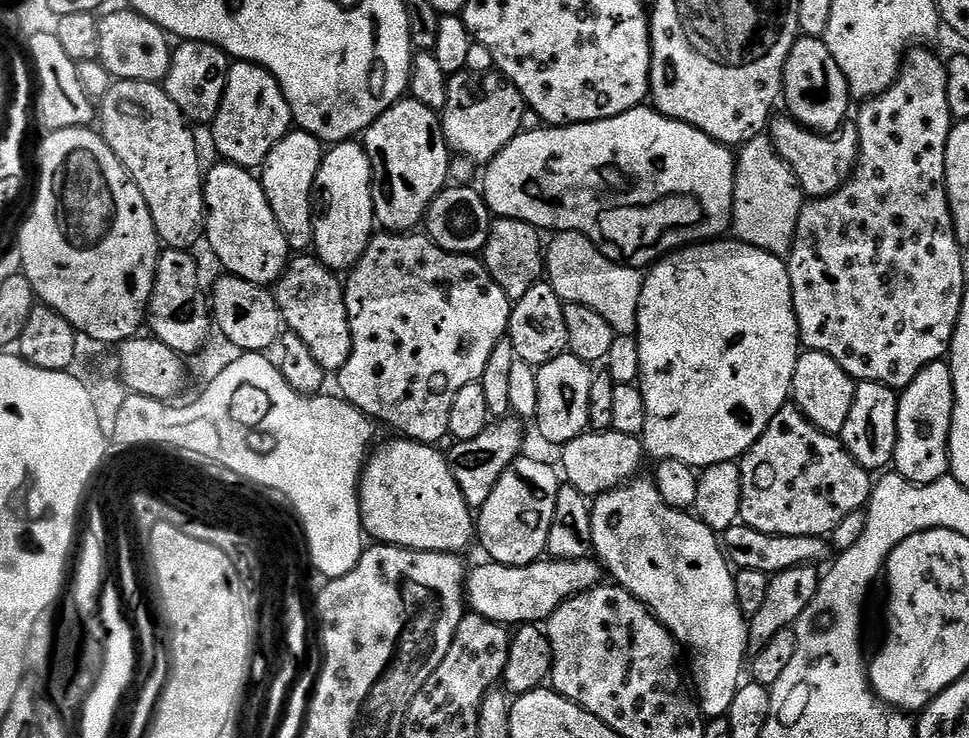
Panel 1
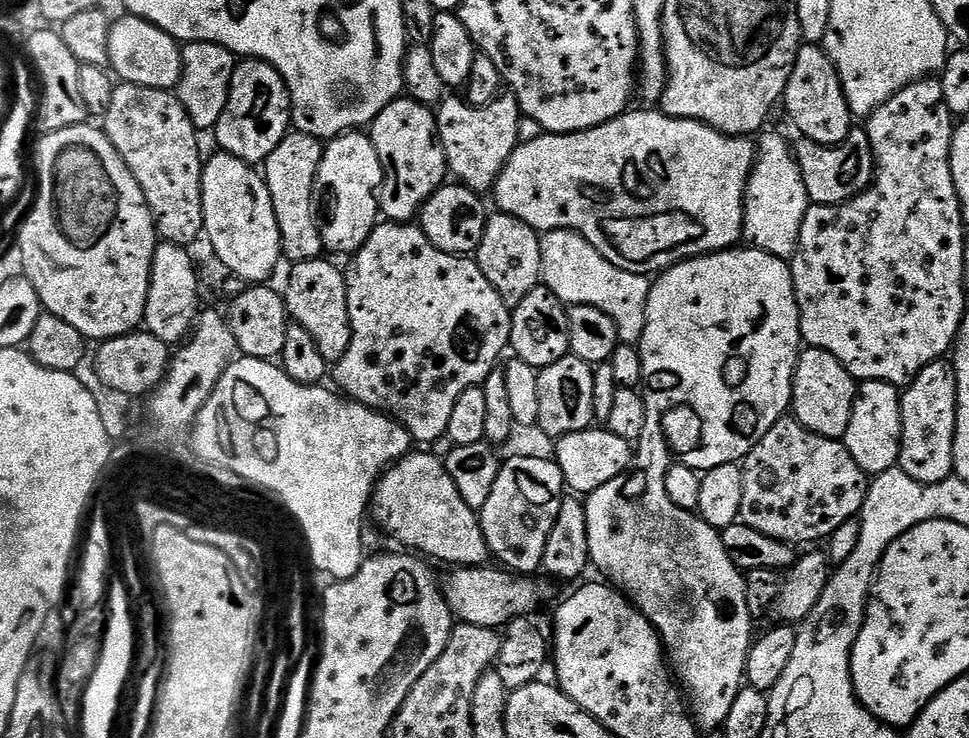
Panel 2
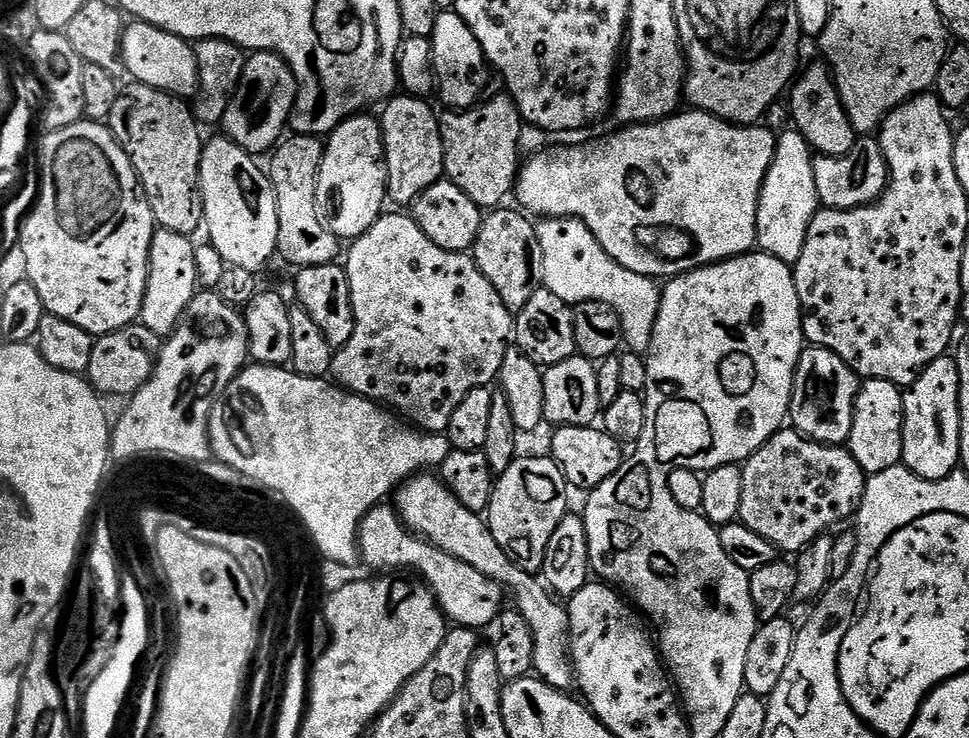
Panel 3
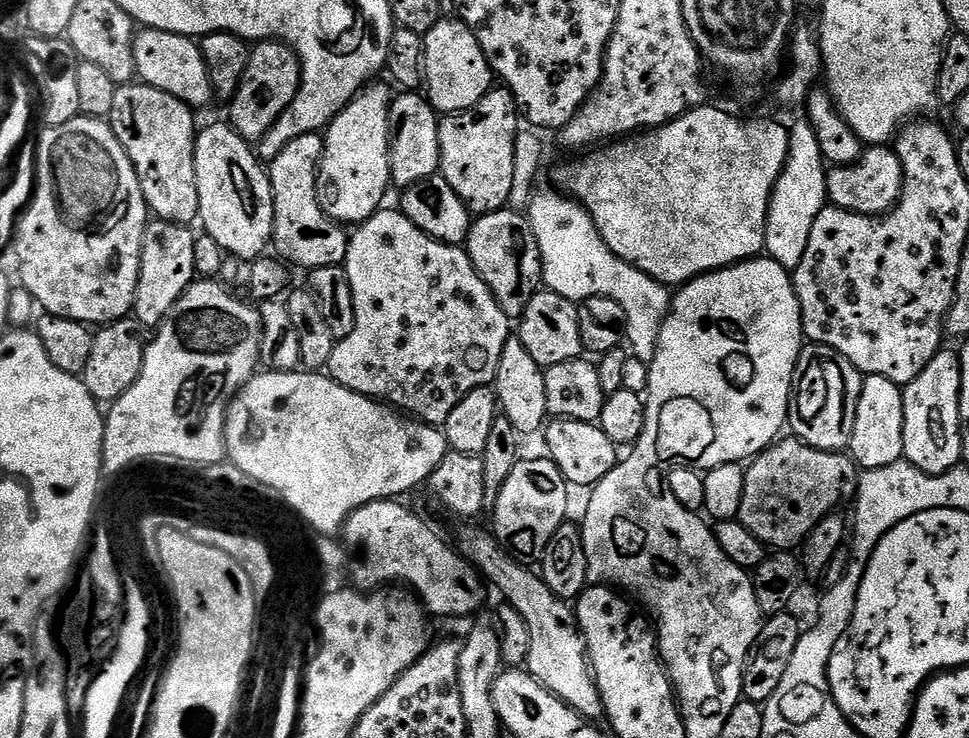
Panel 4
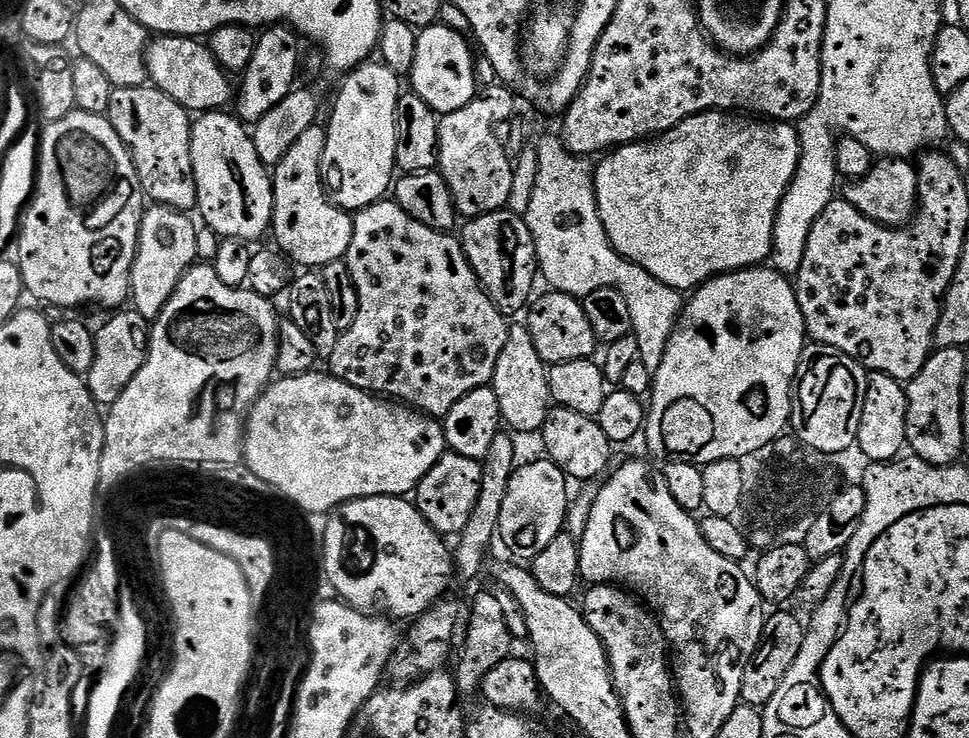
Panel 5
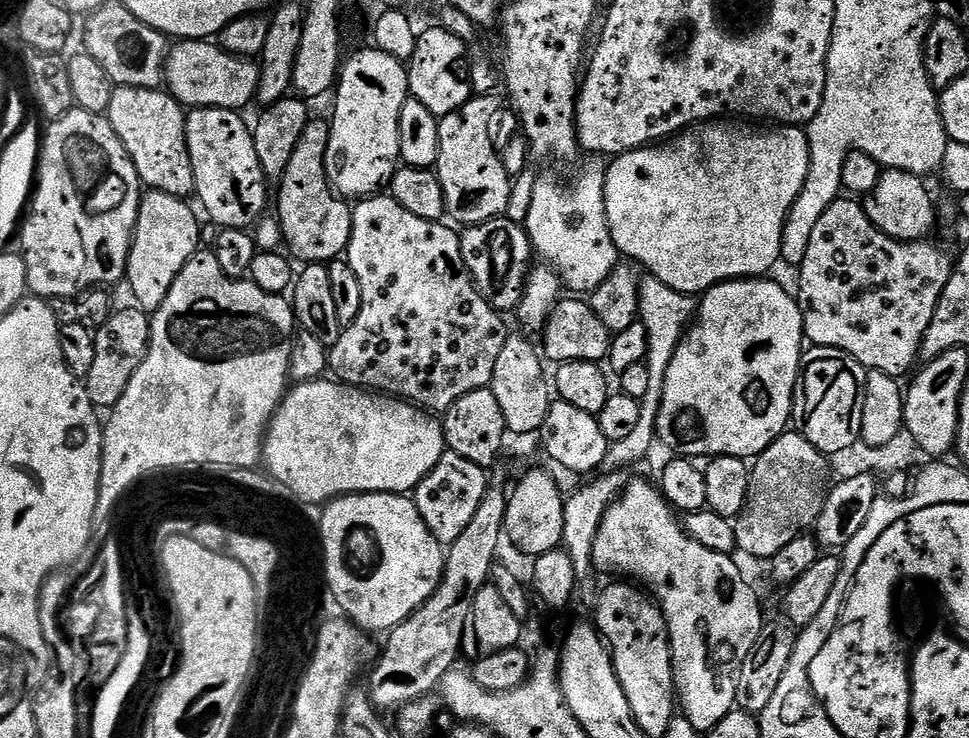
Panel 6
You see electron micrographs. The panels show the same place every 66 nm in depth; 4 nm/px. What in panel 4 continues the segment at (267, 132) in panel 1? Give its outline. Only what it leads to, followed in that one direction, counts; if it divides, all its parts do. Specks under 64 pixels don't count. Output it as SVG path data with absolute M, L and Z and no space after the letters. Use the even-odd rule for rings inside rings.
M279 40L259 41L249 51L246 62L246 74L242 74L242 82L227 105L227 119L232 129L243 140L259 142L278 122L278 118L294 102L300 89L300 59L290 45L281 44Z

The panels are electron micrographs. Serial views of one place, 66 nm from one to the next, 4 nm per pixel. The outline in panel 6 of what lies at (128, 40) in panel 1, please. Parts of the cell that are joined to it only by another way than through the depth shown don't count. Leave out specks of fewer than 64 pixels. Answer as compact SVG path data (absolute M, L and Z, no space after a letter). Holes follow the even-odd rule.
M211 39L180 40L168 49L168 61L164 63L164 84L170 95L184 105L185 109L193 108L225 108L231 112L240 112L248 103L256 100L260 66L255 59L236 56L221 48L219 43Z

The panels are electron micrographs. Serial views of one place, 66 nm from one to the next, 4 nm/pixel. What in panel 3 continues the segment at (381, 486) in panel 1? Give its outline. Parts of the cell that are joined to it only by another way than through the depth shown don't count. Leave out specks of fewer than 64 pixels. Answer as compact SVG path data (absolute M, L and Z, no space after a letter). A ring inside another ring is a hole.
M416 474L405 480L394 493L394 507L404 525L417 536L446 550L446 554L466 562L466 566L474 566L478 574L486 574L486 578L498 582L509 593L516 592L514 608L520 612L532 631L532 666L535 675L552 688L571 689L574 673L570 663L567 607L533 573L522 570L506 555L502 546L494 542L494 534L488 529L487 523L477 513L464 508L462 502L458 502L448 485L436 474Z

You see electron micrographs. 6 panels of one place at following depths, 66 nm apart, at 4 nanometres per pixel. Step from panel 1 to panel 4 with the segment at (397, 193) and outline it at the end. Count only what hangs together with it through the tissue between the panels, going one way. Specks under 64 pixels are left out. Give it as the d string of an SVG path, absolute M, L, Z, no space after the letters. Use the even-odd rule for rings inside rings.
M404 90L393 99L390 110L390 130L392 149L390 150L390 170L392 184L397 189L409 188L414 182L437 175L440 170L440 120L438 113L423 95L412 90Z

